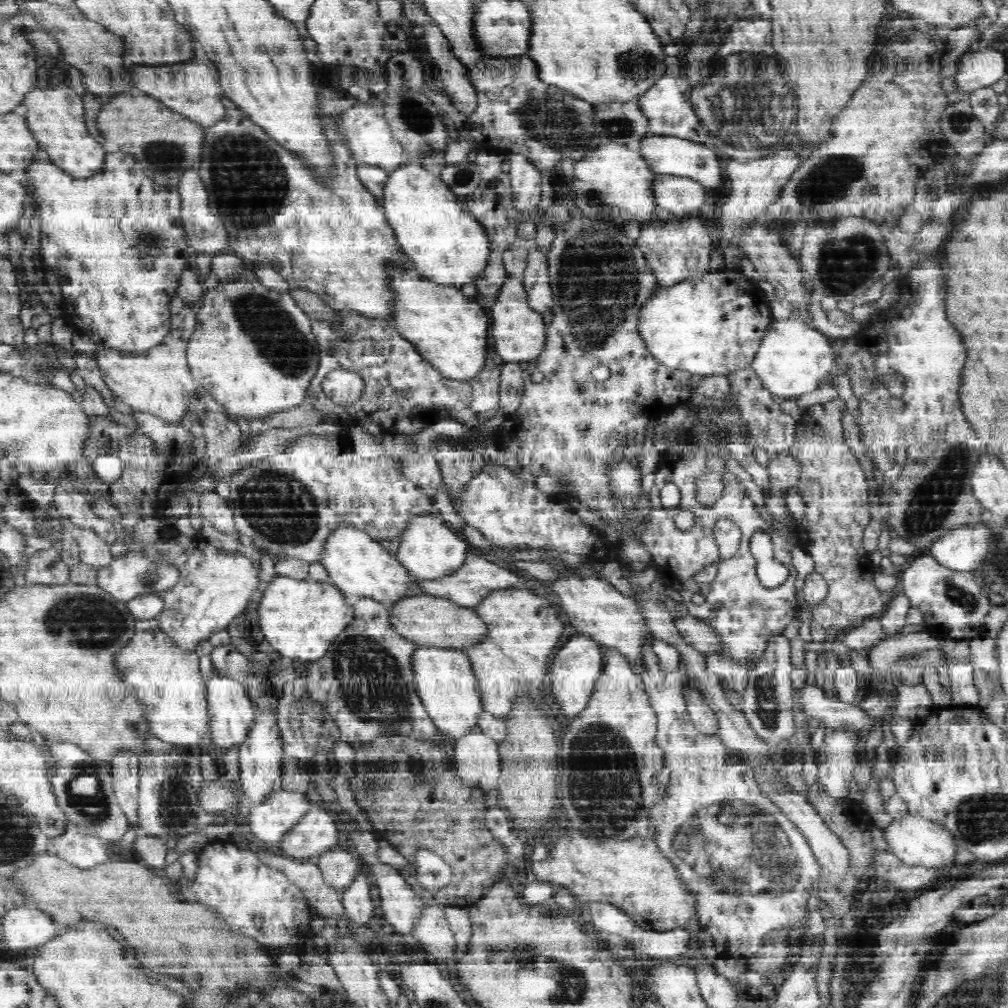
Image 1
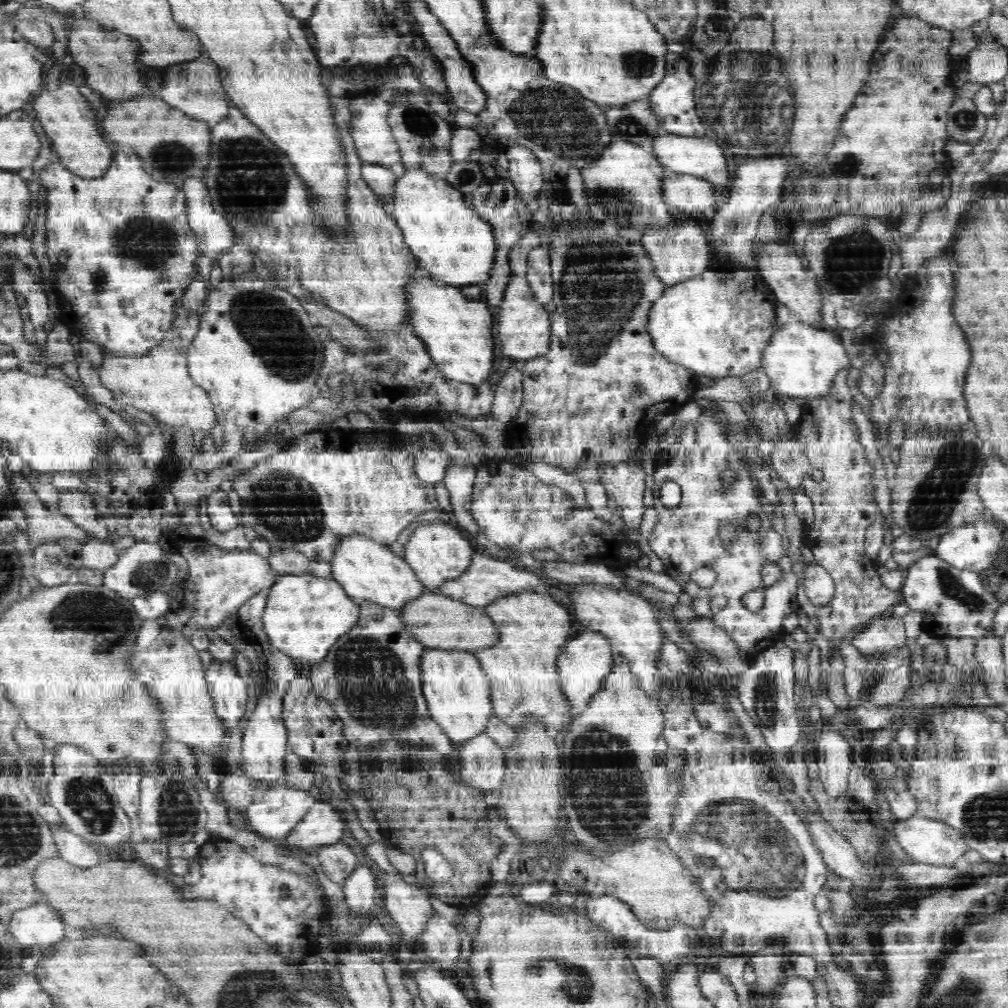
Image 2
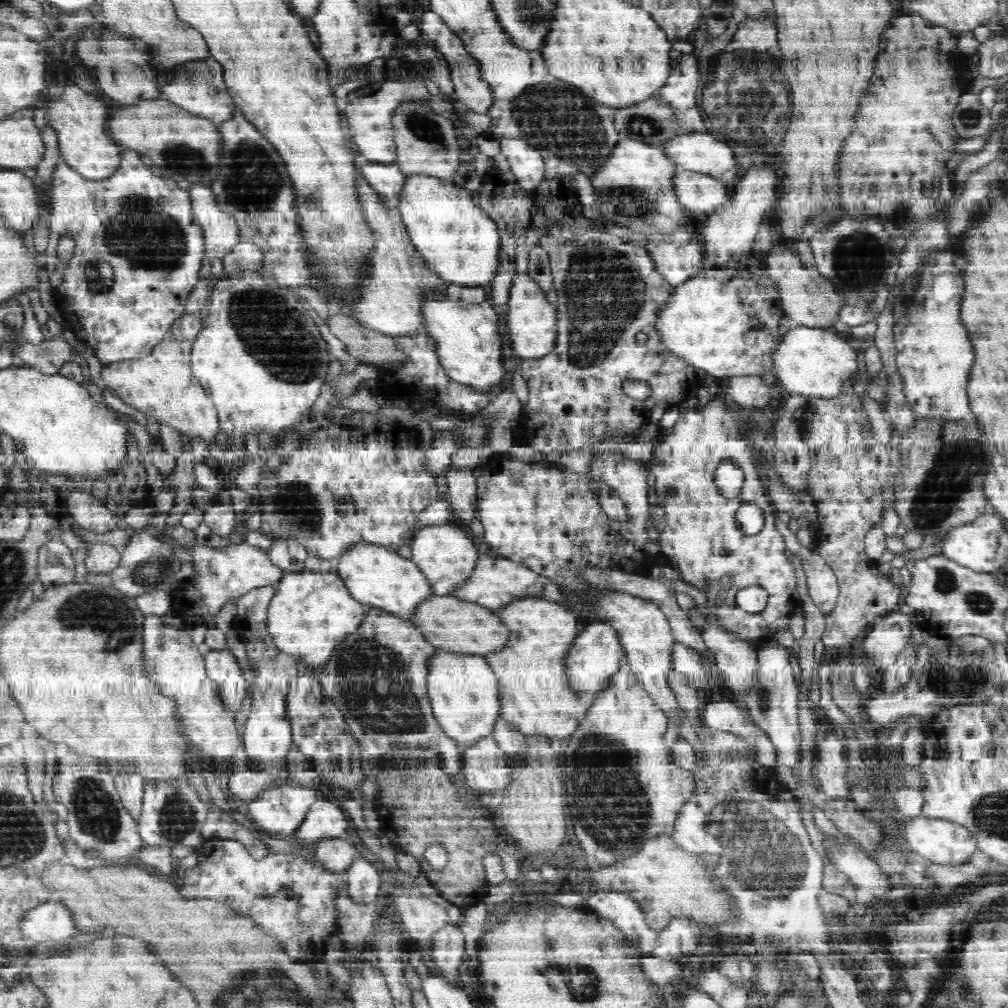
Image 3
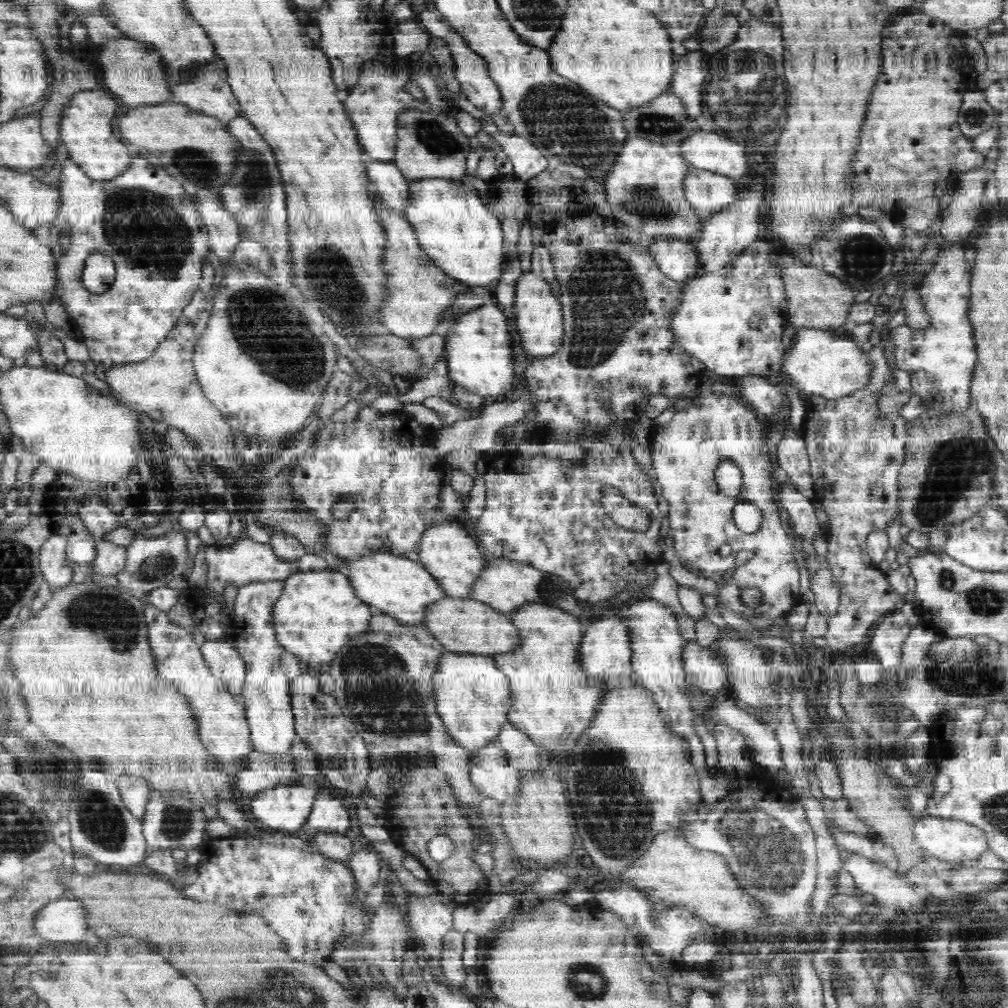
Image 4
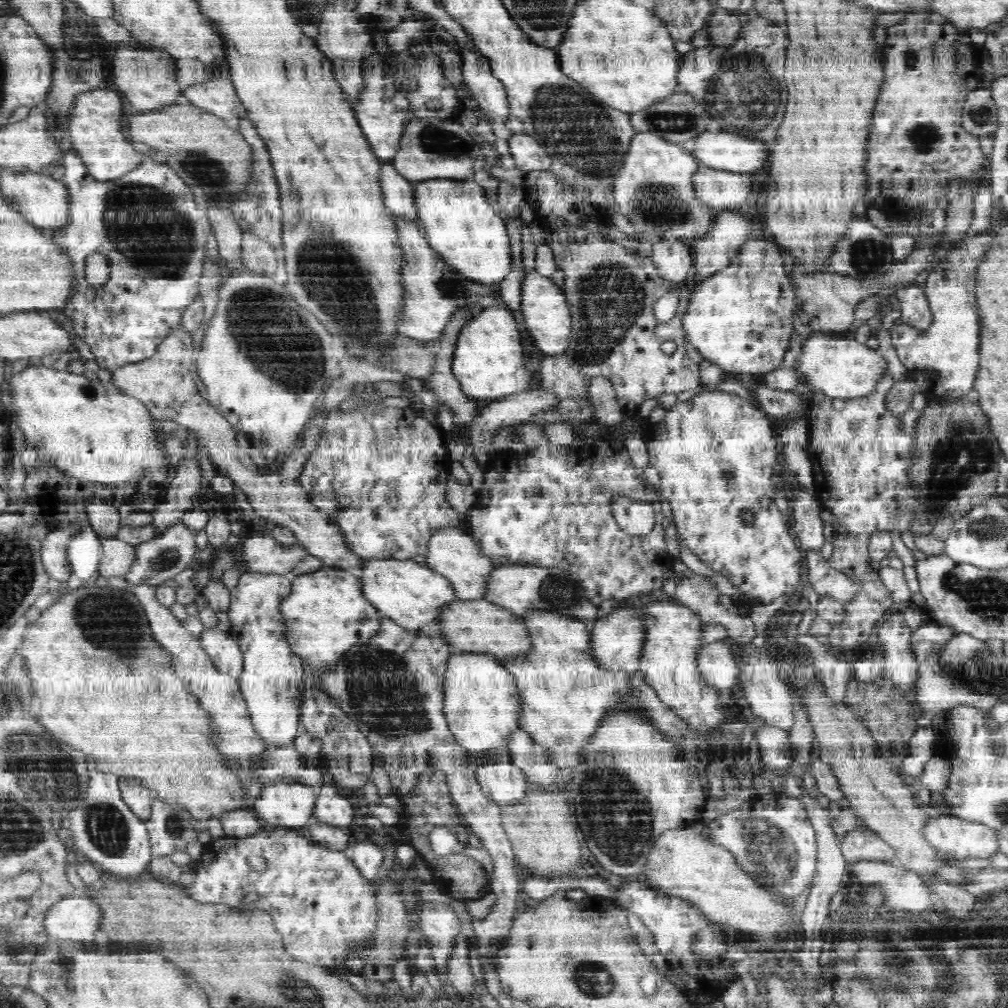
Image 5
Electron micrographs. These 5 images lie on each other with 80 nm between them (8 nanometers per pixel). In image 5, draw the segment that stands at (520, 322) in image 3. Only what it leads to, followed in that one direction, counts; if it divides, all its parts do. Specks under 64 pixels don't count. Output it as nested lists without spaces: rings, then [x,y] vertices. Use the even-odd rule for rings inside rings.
[[[530,274],[522,287],[522,310],[525,327],[534,338],[537,348],[547,356],[564,354],[569,349],[573,330],[573,311],[565,289],[545,275]]]

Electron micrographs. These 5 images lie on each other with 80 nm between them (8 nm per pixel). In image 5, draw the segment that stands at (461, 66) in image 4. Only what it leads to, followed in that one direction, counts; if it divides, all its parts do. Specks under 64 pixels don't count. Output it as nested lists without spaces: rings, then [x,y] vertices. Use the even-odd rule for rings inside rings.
[[[462,50],[460,56],[462,56],[463,80],[469,87],[473,98],[479,102],[481,112],[492,119],[492,129],[497,139],[495,148],[497,152],[500,152],[499,156],[502,156],[502,154],[510,155],[510,144],[515,134],[506,126],[506,122],[510,120],[510,116],[513,114],[504,83],[492,74],[489,58],[486,58],[482,53]]]

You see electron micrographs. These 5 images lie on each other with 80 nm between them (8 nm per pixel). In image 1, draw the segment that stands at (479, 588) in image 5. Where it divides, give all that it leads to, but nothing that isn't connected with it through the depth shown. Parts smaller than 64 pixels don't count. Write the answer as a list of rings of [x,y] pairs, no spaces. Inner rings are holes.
[[[431,514],[415,518],[403,531],[402,542],[395,550],[397,559],[410,571],[418,581],[437,581],[452,577],[466,562],[468,541],[462,540],[454,529]]]

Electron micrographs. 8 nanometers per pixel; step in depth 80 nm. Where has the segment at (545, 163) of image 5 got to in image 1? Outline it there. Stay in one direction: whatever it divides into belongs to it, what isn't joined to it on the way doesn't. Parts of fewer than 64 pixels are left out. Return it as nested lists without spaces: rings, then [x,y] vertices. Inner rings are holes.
[[[510,152],[506,160],[510,163],[509,175],[514,192],[514,207],[526,214],[530,208],[539,204],[538,200],[547,181],[542,172],[534,166],[534,162],[530,162],[526,156]]]

